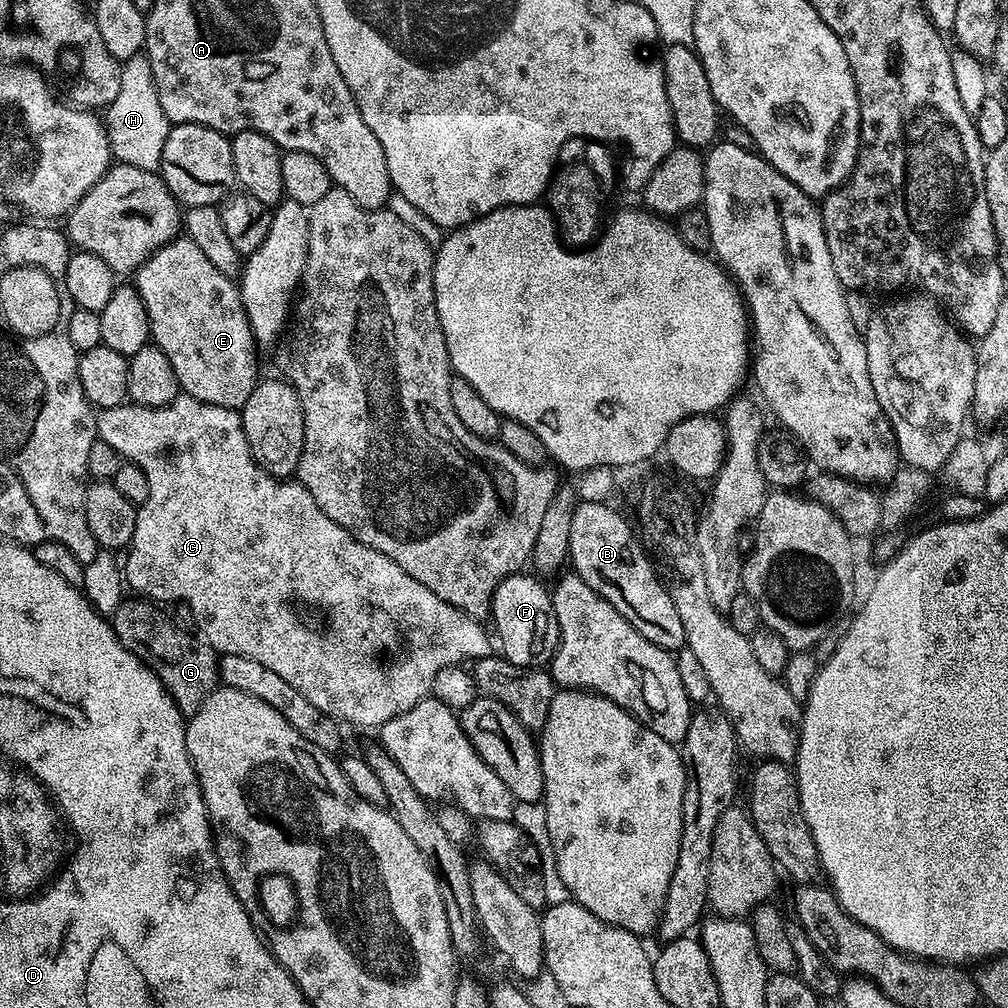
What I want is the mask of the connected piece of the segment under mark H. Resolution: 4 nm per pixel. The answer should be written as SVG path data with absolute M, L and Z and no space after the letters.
M132 56L121 63L119 84L112 102L107 105L106 112L106 133L111 155L121 164L156 172L160 167L162 146L166 146L166 134L170 125L162 114L162 104L158 102L154 74L150 70L147 56Z

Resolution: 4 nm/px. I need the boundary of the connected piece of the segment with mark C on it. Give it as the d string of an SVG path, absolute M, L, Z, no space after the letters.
M187 394L175 396L168 404L157 408L125 402L96 412L96 435L99 439L110 442L110 446L114 446L114 450L118 450L120 457L127 463L137 464L142 474L146 474L146 482L150 482L150 498L146 498L146 502L137 507L132 543L126 549L128 561L124 560L122 564L123 579L127 587L131 591L133 588L137 597L153 602L181 600L188 604L197 626L200 627L199 635L213 650L220 654L242 654L246 658L255 658L262 662L262 666L267 666L269 670L274 670L274 674L286 678L286 682L290 682L290 686L294 686L298 694L314 702L320 712L326 713L333 720L345 725L354 724L358 728L379 730L386 722L390 722L390 718L406 714L406 710L410 710L431 693L434 674L438 674L442 666L463 665L468 662L464 660L475 662L483 656L493 655L493 641L490 636L488 641L488 636L480 625L483 623L477 617L467 616L462 610L442 602L442 598L438 598L434 590L426 590L422 582L410 578L410 574L406 574L406 570L402 570L398 562L390 562L386 554L378 554L378 550L355 540L345 528L334 522L334 518L326 518L326 514L322 514L318 502L310 498L310 490L303 488L299 482L271 476L265 468L260 467L246 442L242 418L237 409L203 404L198 398Z

